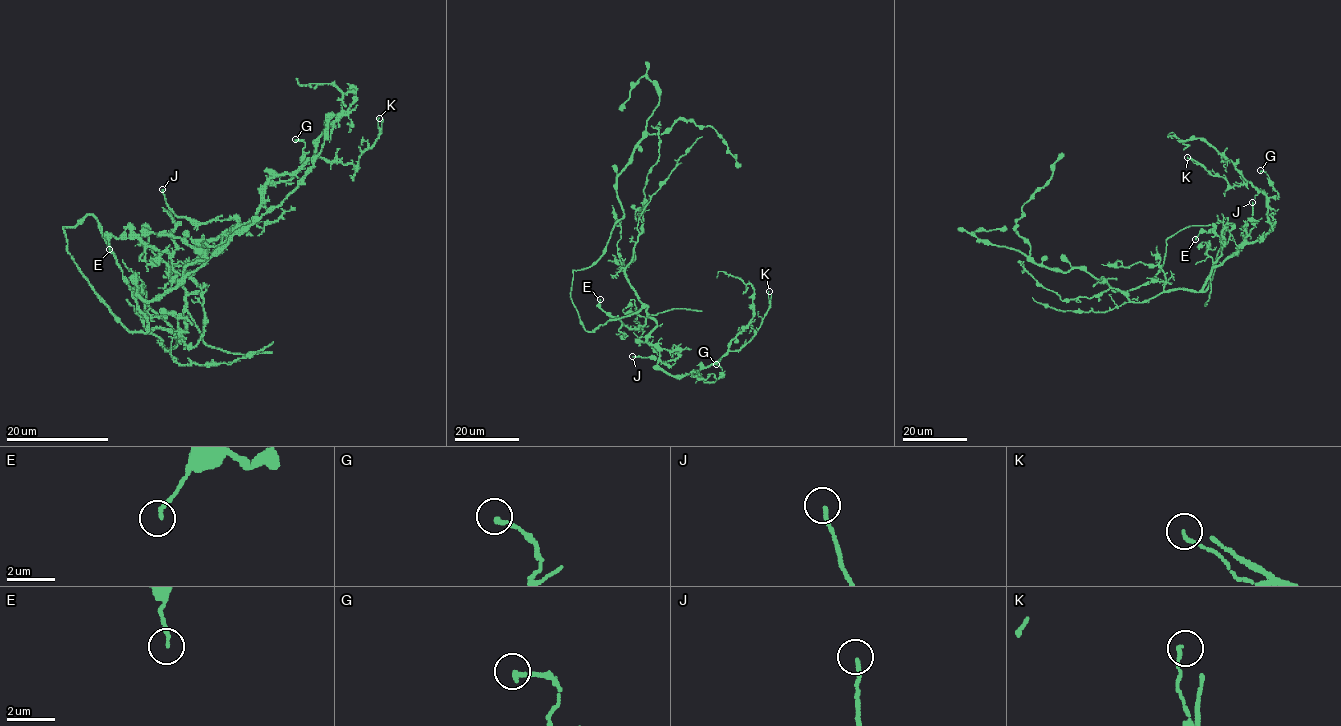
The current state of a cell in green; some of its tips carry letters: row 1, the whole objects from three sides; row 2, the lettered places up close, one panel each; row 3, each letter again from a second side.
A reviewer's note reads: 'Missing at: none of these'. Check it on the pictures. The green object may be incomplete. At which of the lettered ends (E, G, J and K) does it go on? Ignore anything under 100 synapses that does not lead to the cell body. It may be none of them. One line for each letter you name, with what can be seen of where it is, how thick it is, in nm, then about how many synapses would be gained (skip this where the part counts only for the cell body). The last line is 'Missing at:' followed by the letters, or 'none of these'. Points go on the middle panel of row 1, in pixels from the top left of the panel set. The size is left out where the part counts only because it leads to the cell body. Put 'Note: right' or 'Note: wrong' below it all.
Missing at: none of these
Note: right

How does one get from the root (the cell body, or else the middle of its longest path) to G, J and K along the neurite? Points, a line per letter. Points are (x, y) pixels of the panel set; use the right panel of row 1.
G: (1227, 218), (1213, 277), (1203, 291), (1213, 267), (1271, 229), (1268, 199), (1278, 193), (1260, 170)
J: (1227, 218), (1213, 277), (1203, 291), (1210, 270), (1240, 247), (1247, 221), (1257, 223), (1252, 217), (1252, 202)
K: (1227, 218), (1203, 291), (1213, 267), (1261, 239), (1271, 223), (1268, 198), (1251, 183), (1231, 186), (1187, 157)

